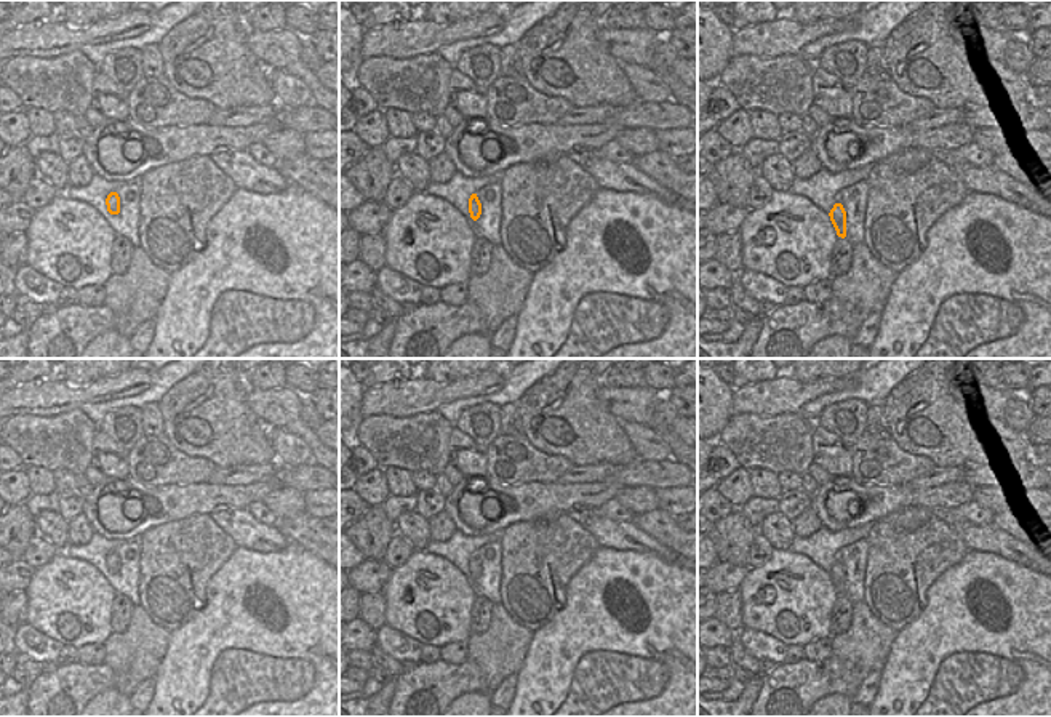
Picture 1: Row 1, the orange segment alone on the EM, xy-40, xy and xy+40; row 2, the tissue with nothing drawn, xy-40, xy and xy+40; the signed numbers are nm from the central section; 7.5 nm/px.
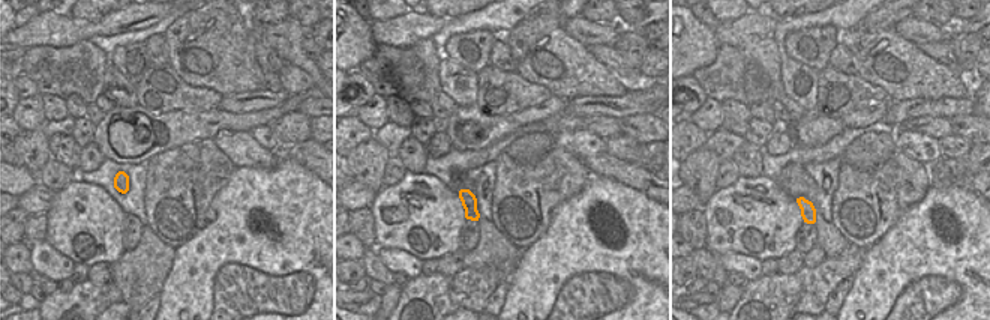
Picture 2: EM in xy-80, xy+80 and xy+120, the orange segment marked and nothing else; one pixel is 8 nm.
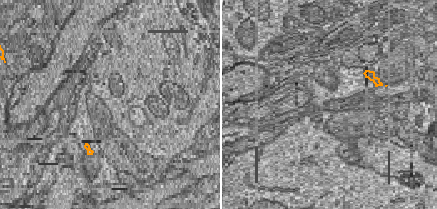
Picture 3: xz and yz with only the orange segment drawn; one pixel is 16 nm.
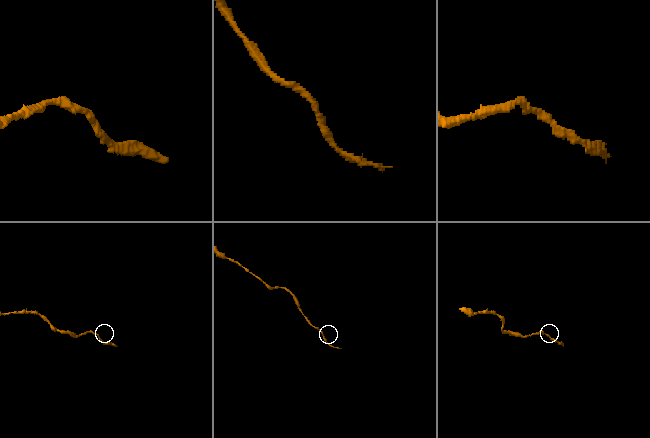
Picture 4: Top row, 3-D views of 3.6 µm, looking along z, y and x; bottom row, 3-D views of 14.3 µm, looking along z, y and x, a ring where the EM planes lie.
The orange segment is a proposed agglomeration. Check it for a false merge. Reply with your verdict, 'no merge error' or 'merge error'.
no merge error

